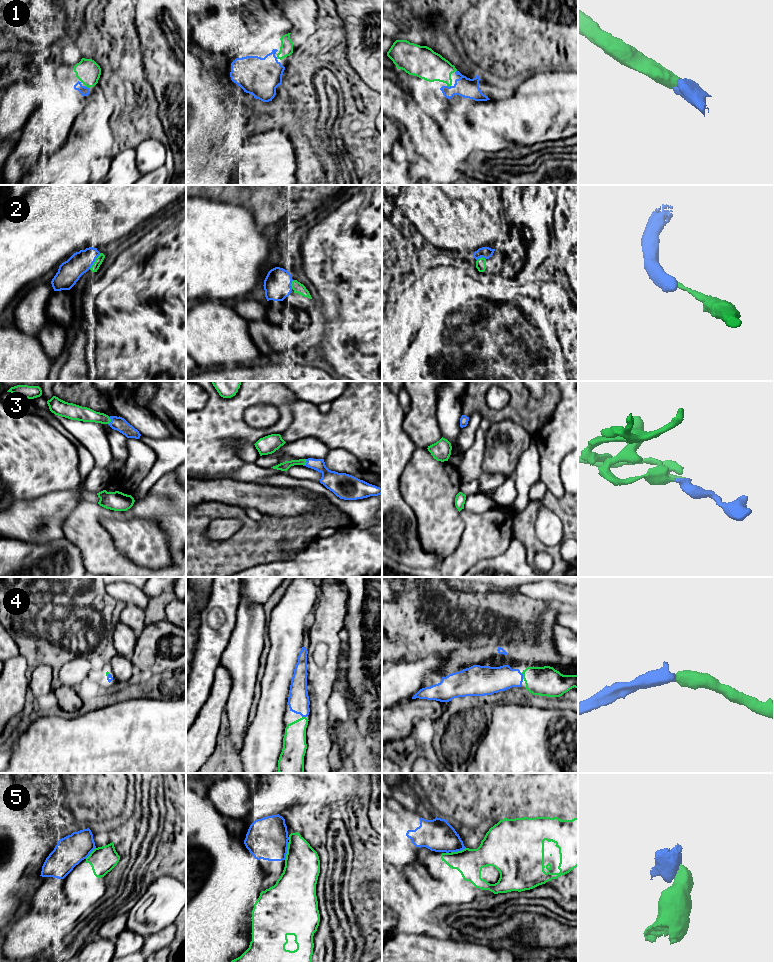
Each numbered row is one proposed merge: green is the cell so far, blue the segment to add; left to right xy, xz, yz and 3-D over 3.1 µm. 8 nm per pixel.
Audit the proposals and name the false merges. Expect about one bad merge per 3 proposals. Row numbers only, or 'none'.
5

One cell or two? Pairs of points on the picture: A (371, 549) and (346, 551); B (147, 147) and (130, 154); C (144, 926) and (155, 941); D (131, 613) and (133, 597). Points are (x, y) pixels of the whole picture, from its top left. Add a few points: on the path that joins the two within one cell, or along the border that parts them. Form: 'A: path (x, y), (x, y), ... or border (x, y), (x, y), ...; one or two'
A: path (365, 551), (352, 551); one
B: border (134, 148), (137, 169), (142, 174); two
C: border (171, 923), (145, 938), (127, 928); two
D: border (127, 603), (137, 605), (143, 610); two

